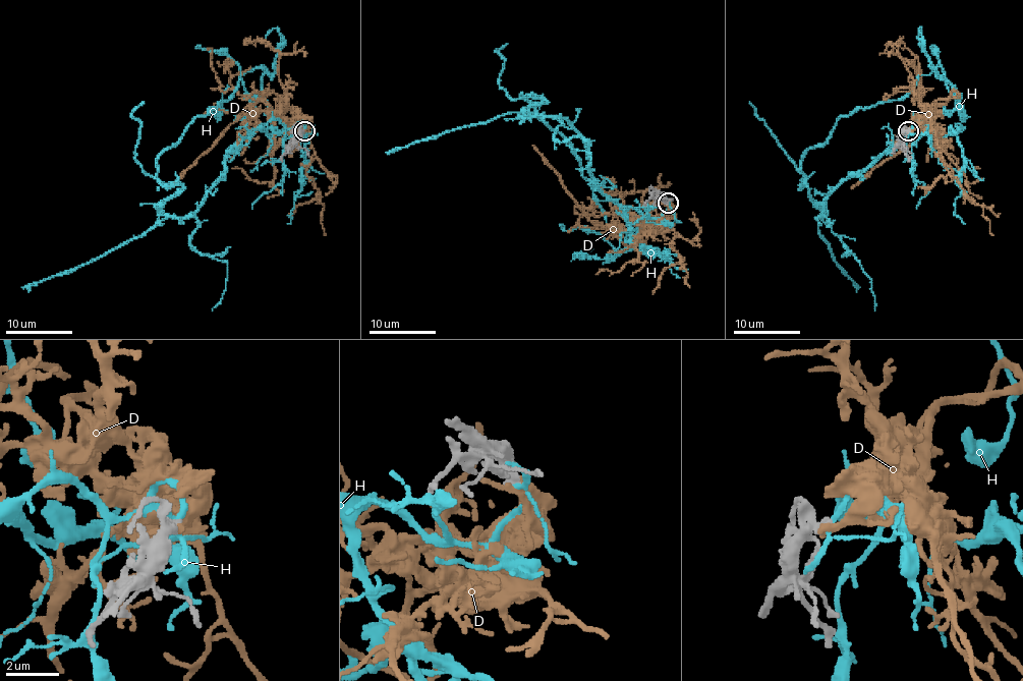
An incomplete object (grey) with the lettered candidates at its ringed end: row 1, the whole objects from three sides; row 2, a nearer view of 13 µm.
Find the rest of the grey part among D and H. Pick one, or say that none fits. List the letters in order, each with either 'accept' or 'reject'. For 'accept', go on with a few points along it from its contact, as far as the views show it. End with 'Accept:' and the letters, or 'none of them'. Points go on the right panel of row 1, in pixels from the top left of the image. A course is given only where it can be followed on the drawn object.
D: accept | via (909, 131), (926, 110), (932, 113), (931, 123), (911, 143), (883, 160), (851, 188)
H: reject
Accept: D

